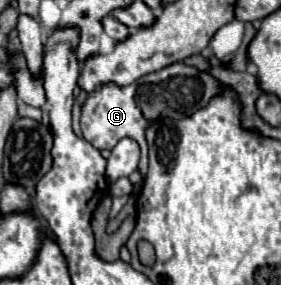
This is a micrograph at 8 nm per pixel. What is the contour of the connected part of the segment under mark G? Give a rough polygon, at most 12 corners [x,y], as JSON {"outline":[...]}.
{"outline":[[104,85],[86,97],[82,135],[96,149],[120,139],[140,143],[146,173],[146,127],[128,87]]}

